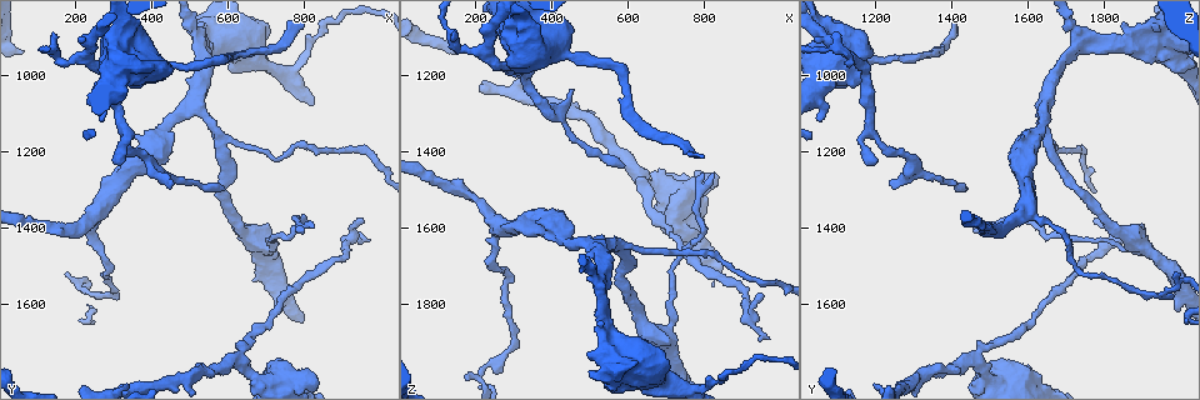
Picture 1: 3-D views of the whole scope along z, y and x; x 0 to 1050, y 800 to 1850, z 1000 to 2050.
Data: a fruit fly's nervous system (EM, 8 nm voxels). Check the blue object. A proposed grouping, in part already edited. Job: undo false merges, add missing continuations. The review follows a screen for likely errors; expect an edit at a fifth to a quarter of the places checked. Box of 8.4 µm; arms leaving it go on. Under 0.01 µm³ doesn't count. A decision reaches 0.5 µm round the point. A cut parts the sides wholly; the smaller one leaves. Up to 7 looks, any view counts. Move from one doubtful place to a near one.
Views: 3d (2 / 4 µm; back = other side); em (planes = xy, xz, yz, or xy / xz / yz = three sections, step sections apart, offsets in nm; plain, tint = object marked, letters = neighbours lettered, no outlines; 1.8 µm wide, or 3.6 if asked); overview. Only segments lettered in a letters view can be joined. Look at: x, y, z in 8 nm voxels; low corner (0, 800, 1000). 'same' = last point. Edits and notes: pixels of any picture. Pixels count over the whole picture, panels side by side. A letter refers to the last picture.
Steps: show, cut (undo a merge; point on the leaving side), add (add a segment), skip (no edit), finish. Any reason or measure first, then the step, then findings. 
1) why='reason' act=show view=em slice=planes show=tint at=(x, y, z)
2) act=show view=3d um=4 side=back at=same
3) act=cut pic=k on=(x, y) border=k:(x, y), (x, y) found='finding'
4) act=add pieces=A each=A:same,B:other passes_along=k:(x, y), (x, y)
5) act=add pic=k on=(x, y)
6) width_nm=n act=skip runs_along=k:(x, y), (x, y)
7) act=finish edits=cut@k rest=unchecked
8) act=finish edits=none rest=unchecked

why='sudden change in width' act=show view=3d um=2 at=(685, 1440, 1885)

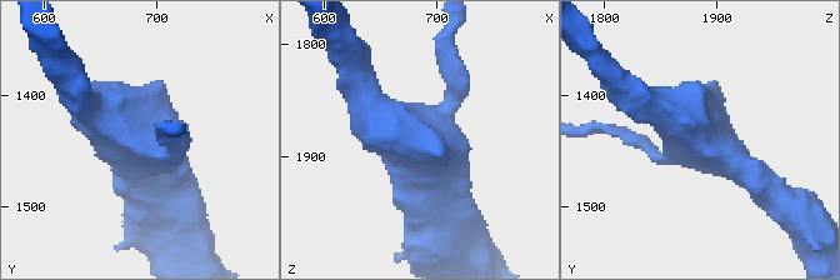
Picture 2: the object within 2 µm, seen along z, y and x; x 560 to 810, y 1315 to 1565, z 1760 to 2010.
arms=3 act=show view=em um=3.6 slice=planes show=letters at=(682, 1440, 1884)

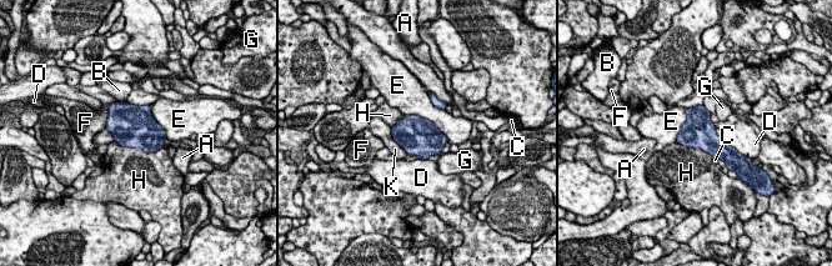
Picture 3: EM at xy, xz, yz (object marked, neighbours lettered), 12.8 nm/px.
act=skip each=A:other,B:other,C:other,D:other,E:other,F:other,G:other,H:other,K:other border=3:(114, 140), (145, 151), (163, 147) found='all the same cell'

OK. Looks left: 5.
why='thin end' act=show view=em um=3.6 slice=planes show=tint at=(450, 1280, 1250)

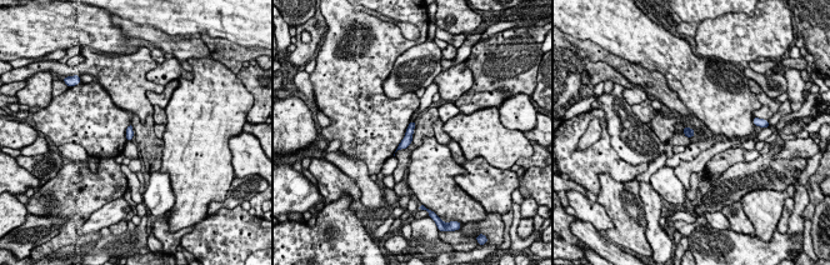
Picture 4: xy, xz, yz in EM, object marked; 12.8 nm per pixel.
why='what lies round it' act=show view=em um=3.6 slice=planes show=letters at=same

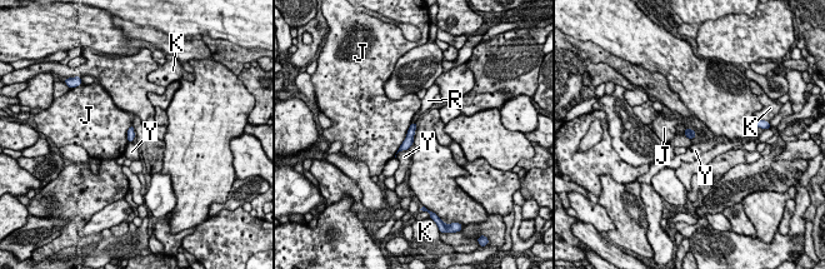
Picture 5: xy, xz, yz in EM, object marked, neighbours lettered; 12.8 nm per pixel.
width_nm=100 act=skip each=J:other,K:other,R:other,Y:other border=5:(411, 121), (406, 137), (394, 157) found='no lettered segment goes on from it'

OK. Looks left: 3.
why='sudden change in width' act=show view=3d um=4 side=back at=(435, 970, 1140)

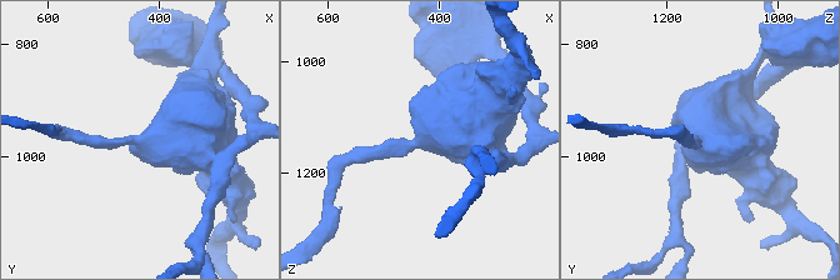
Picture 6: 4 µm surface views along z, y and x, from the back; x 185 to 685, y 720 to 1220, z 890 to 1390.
act=show view=em um=3.6 slice=xy step=16 show=tint at=(440, 975, 1145)

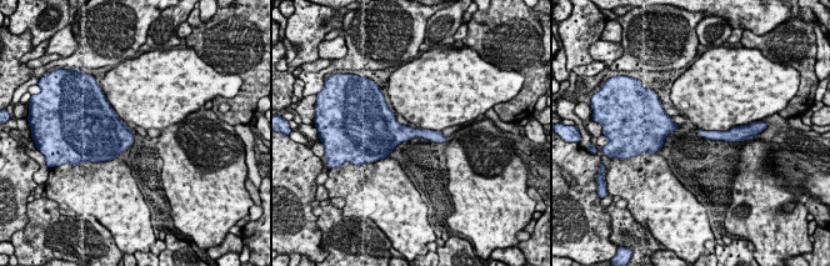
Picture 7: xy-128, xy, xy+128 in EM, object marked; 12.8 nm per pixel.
act=show view=em um=3.6 slice=planes show=letters at=same

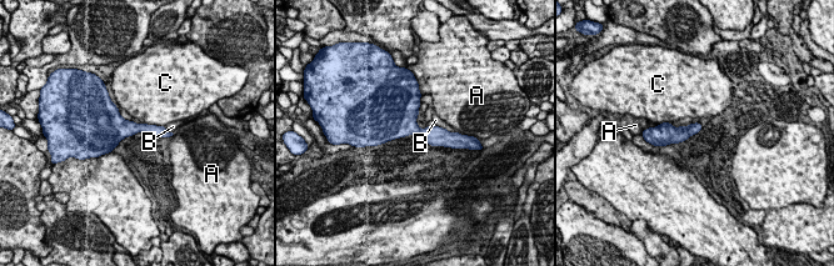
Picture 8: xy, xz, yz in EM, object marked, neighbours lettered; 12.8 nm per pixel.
act=skip each=A:other,B:other,C:other found='all the same cell'

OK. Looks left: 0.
act=finish edits=none rest=unchecked

